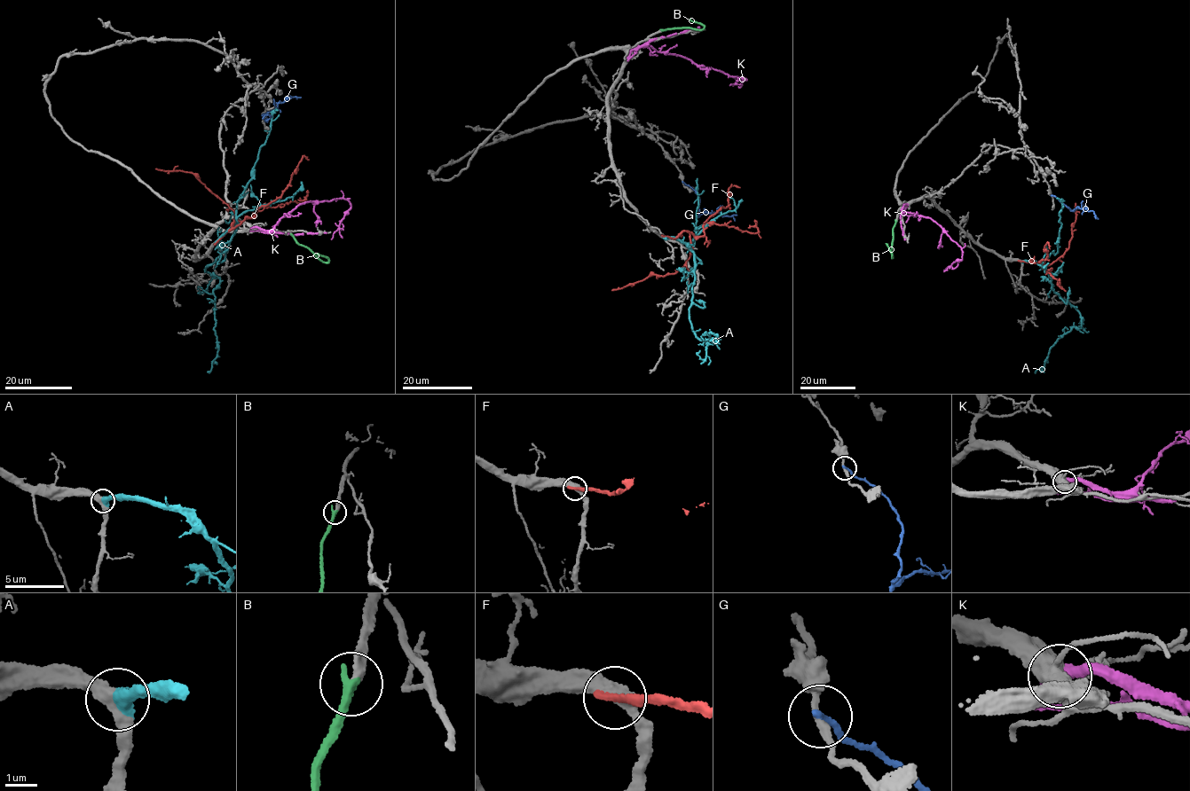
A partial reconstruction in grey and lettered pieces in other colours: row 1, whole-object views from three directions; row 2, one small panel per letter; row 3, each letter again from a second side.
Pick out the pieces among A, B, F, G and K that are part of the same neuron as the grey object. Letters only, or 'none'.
A, B

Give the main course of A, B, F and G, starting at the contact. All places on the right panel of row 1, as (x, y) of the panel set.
A: (1021, 262), (1039, 264), (1052, 289), (1082, 321), (1058, 340), (1036, 372)
B: (896, 222), (893, 257), (886, 243)
F: (1020, 261), (1051, 264), (1062, 256), (1072, 236), (1075, 203)
G: (1052, 195), (1072, 210), (1085, 207), (1094, 212), (1096, 218)

